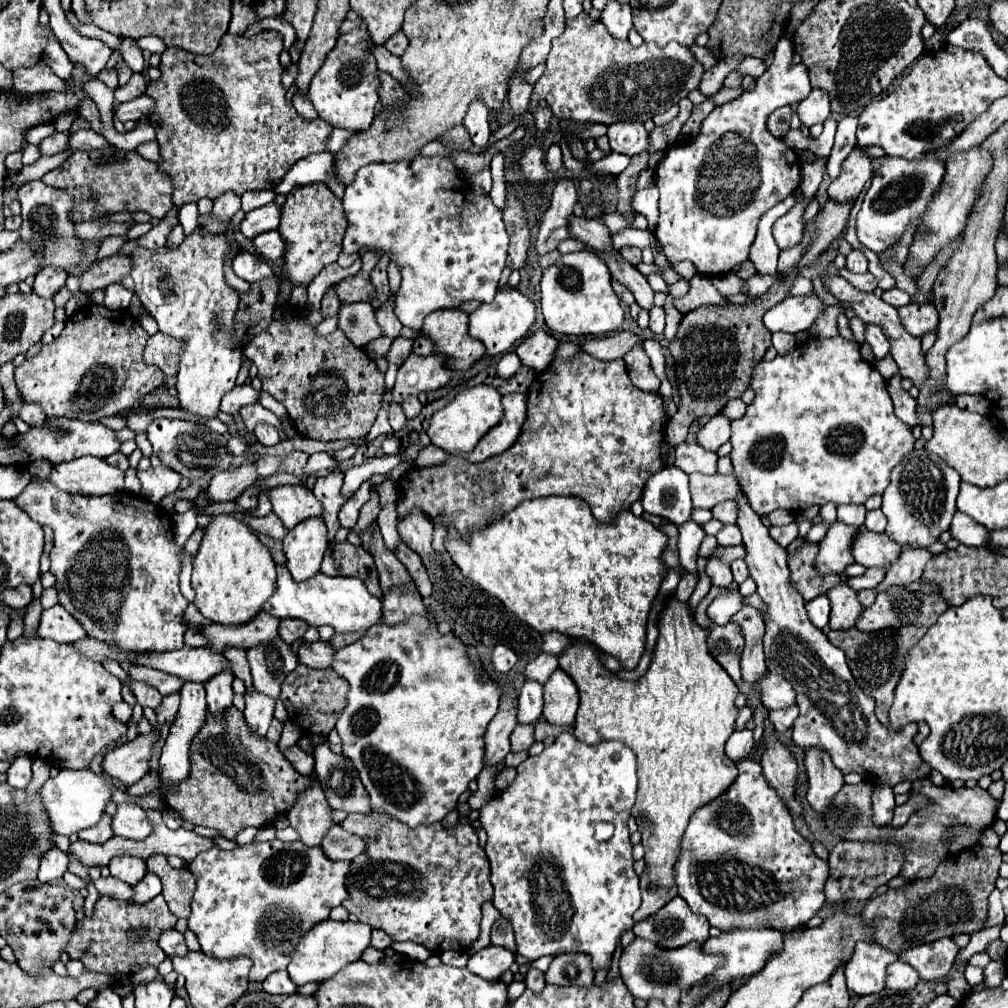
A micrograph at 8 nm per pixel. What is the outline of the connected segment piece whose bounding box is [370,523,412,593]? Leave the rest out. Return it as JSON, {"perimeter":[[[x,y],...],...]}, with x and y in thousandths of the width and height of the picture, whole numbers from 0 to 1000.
{"perimeter":[[[369,519],[369,535],[367,535],[367,549],[371,551],[377,582],[381,588],[385,588],[391,580],[407,580],[409,572],[405,570],[403,563],[393,555],[393,551],[381,541],[381,535],[377,531],[375,519]]]}

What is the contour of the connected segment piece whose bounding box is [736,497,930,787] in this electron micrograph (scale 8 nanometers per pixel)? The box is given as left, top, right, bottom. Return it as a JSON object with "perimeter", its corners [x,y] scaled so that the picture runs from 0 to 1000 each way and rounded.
{"perimeter":[[[732,495],[732,501],[734,511],[730,521],[738,533],[742,566],[752,580],[752,590],[762,600],[762,606],[758,608],[760,662],[762,666],[782,674],[790,686],[794,709],[786,721],[786,735],[798,745],[806,741],[819,745],[829,763],[835,767],[853,767],[857,775],[867,779],[877,777],[887,781],[895,775],[911,775],[921,771],[923,761],[913,753],[911,741],[905,735],[909,729],[909,717],[901,717],[893,725],[887,725],[869,713],[867,693],[857,689],[845,674],[837,646],[827,642],[821,632],[813,624],[806,622],[804,614],[800,612],[798,594],[784,580],[780,545],[764,533],[762,523],[756,519],[754,511],[746,507],[742,495]]]}

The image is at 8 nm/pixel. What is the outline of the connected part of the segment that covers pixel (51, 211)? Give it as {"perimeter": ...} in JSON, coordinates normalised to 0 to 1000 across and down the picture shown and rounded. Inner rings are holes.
{"perimeter":[[[30,180],[26,184],[22,184],[18,188],[18,195],[22,201],[22,227],[20,227],[20,235],[26,237],[30,241],[30,245],[34,249],[42,249],[46,259],[42,265],[58,265],[67,269],[69,265],[79,263],[81,259],[81,241],[77,239],[77,235],[73,233],[71,227],[71,217],[69,217],[69,209],[73,207],[73,197],[63,191],[58,189],[54,186],[48,186],[42,180]]]}

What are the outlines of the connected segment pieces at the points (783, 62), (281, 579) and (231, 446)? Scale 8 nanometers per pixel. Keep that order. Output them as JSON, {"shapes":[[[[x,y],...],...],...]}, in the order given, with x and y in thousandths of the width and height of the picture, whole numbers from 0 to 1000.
{"shapes":[[[[776,37],[776,39],[772,41],[772,45],[770,45],[770,51],[768,51],[768,63],[760,68],[760,72],[758,72],[756,76],[752,76],[750,88],[748,88],[748,90],[738,90],[738,92],[736,92],[734,96],[730,96],[728,100],[710,106],[710,108],[696,120],[696,126],[694,126],[692,136],[690,136],[688,140],[683,140],[683,142],[667,144],[667,146],[663,148],[661,156],[657,158],[657,162],[653,164],[653,168],[651,168],[651,184],[653,184],[653,188],[655,188],[655,199],[653,199],[655,215],[653,215],[653,223],[651,223],[651,229],[649,229],[649,231],[651,231],[653,239],[657,241],[657,247],[659,247],[661,255],[663,255],[663,259],[665,259],[667,263],[671,263],[671,261],[675,261],[675,259],[687,259],[688,265],[690,265],[690,269],[692,269],[694,273],[702,273],[702,275],[724,271],[728,265],[732,265],[732,263],[736,263],[738,259],[742,259],[744,245],[746,245],[746,241],[748,241],[748,237],[750,237],[750,229],[752,229],[752,219],[754,219],[754,215],[756,215],[764,205],[768,205],[772,199],[776,199],[776,197],[780,197],[782,193],[790,191],[790,188],[792,188],[792,184],[794,184],[794,162],[792,162],[792,154],[790,154],[790,150],[786,150],[784,146],[780,146],[780,142],[778,142],[776,138],[770,138],[770,136],[762,130],[762,126],[760,126],[760,120],[762,120],[762,116],[764,116],[764,112],[766,112],[768,108],[778,106],[778,104],[786,104],[786,102],[794,102],[794,100],[800,98],[802,92],[806,90],[804,80],[802,80],[802,70],[800,70],[800,66],[798,66],[796,63],[788,64],[788,63],[786,63],[786,55],[788,55],[788,51],[786,51],[784,39]]],[[[274,561],[274,566],[274,586],[260,604],[276,614],[302,614],[306,620],[329,620],[333,622],[333,628],[343,628],[365,624],[375,618],[379,610],[377,594],[367,590],[363,580],[353,572],[325,572],[321,568],[315,568],[304,576],[294,578],[290,570],[286,570],[286,564],[282,561]]],[[[228,434],[226,436],[226,447],[230,451],[240,451],[246,445],[246,438],[242,434]]]]}

